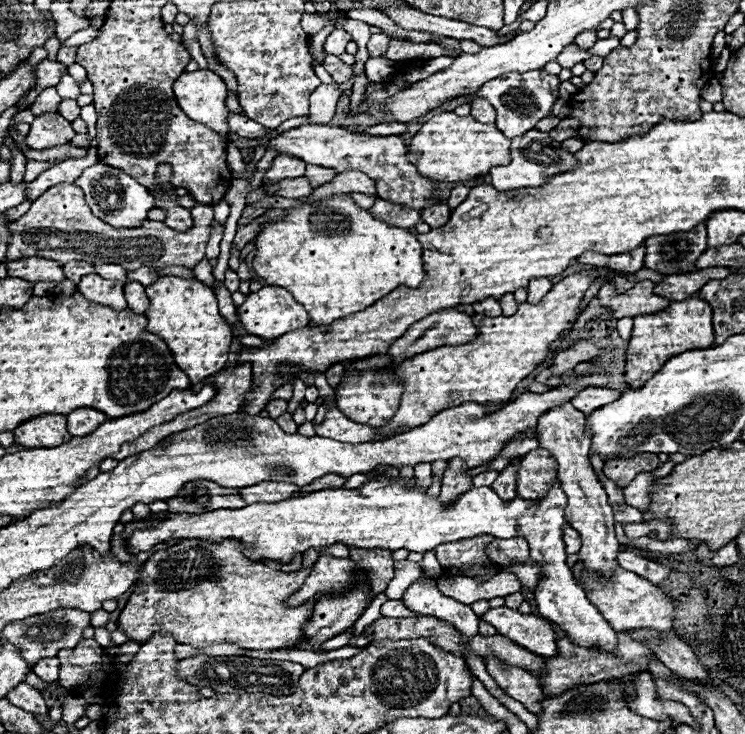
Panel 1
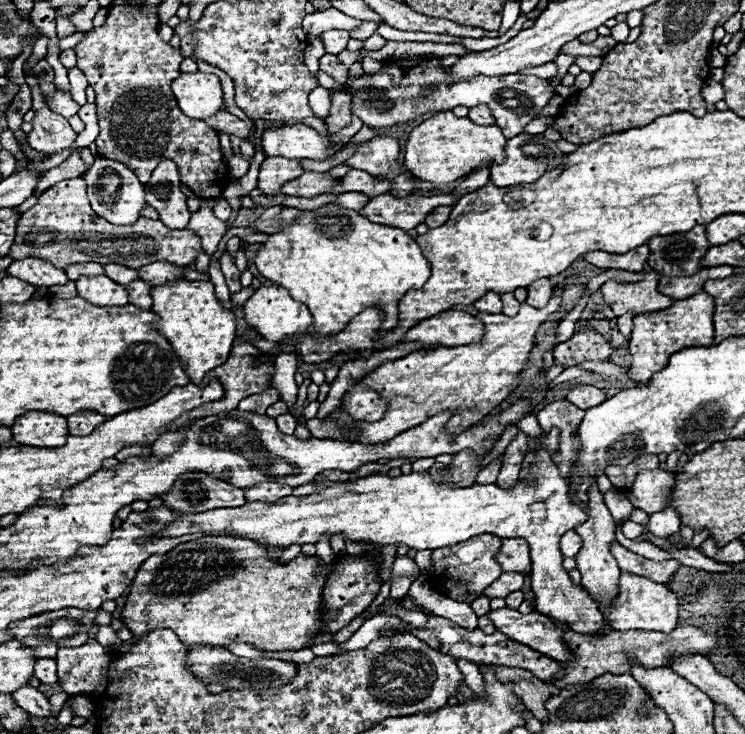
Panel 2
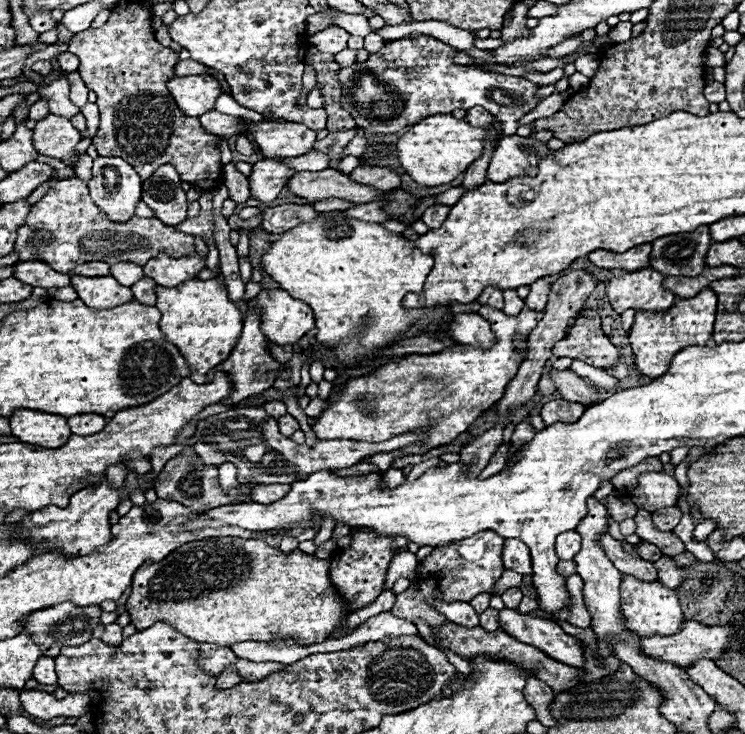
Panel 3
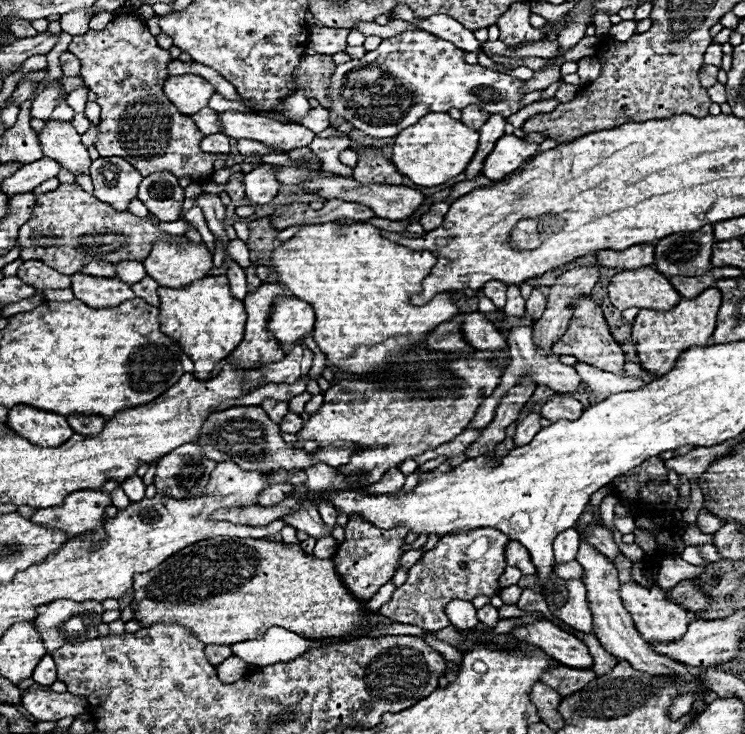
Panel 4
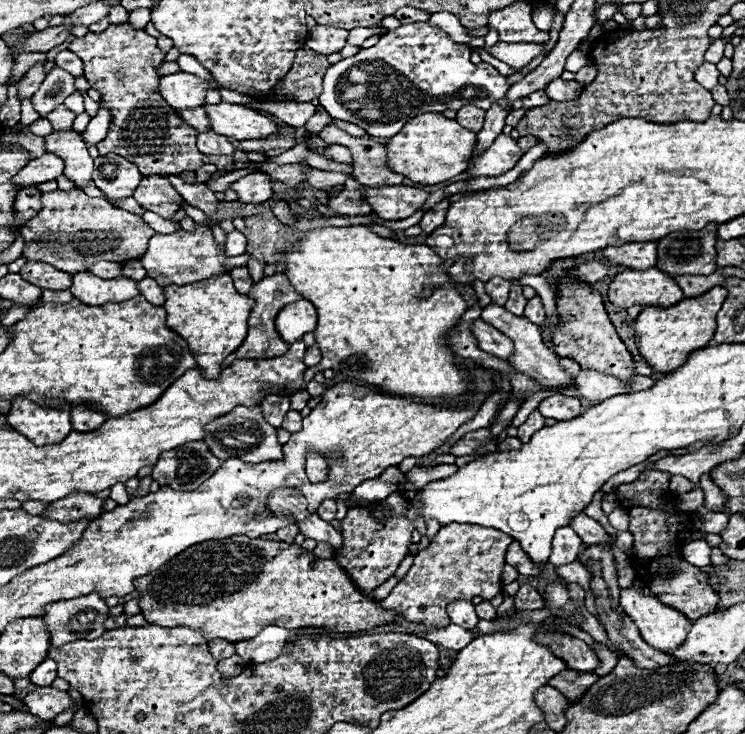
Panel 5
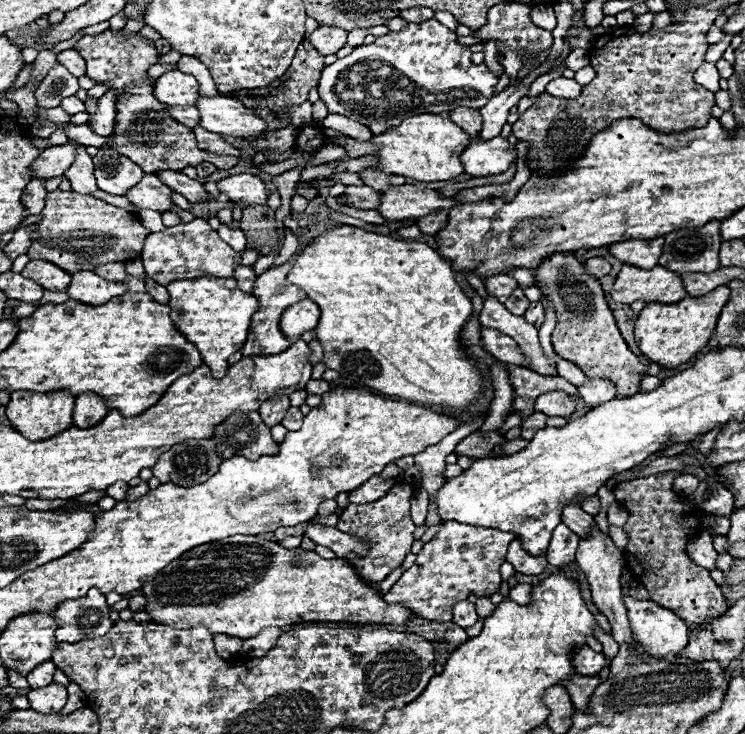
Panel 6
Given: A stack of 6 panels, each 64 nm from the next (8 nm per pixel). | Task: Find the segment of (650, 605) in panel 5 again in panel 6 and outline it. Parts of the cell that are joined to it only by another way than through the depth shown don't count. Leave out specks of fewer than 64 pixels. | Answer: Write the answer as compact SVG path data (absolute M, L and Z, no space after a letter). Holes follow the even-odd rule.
M624 596L624 604L632 632L654 658L678 654L688 646L688 626L674 612L664 610L652 600L636 600L632 596Z

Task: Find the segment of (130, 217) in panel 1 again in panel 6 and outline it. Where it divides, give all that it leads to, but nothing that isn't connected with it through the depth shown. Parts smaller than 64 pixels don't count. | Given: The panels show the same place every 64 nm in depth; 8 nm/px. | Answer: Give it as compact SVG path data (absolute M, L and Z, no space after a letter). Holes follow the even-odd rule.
M106 148L98 150L98 154L94 156L94 176L100 190L124 196L126 188L132 188L136 180L144 176L144 172L130 158L118 154L112 148Z

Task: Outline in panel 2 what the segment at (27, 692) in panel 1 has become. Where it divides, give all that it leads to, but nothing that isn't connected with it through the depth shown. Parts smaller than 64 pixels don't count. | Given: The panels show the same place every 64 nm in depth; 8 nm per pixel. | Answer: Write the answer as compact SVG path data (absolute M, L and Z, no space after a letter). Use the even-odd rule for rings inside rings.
M24 686L12 694L16 704L24 708L28 714L34 714L38 718L50 718L52 716L52 704L50 700L36 688Z

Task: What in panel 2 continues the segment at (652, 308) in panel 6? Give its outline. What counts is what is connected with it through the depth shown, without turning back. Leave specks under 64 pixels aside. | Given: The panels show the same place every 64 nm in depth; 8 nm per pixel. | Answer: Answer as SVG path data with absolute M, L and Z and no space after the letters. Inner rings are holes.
M698 292L686 300L674 300L674 304L666 310L644 312L634 316L634 328L630 334L630 354L632 364L628 368L628 376L636 382L648 382L656 372L666 368L668 358L684 350L688 346L710 346L714 344L714 298L706 292Z

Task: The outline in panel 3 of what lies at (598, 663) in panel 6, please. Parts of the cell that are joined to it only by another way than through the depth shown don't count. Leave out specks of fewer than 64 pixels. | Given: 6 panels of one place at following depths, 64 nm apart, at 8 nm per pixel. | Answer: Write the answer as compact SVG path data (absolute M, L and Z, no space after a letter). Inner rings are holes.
M500 610L498 614L500 626L504 632L510 632L516 640L522 640L524 644L534 644L534 648L546 652L546 656L574 666L582 668L586 662L582 644L574 640L574 636L566 634L556 622L544 620L538 616L528 616L528 614L518 614L516 610Z

